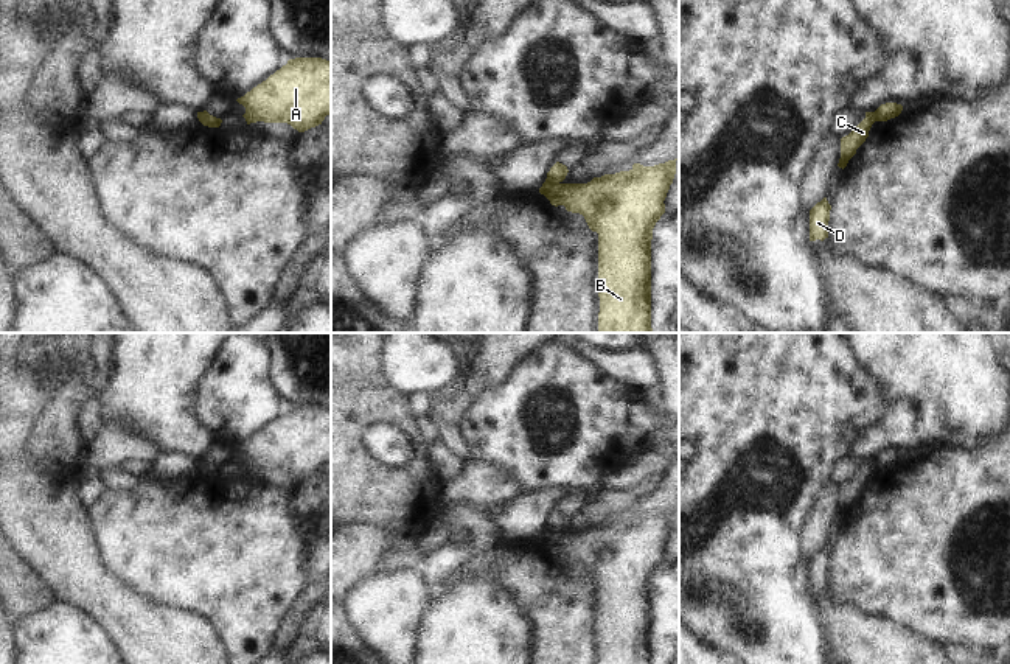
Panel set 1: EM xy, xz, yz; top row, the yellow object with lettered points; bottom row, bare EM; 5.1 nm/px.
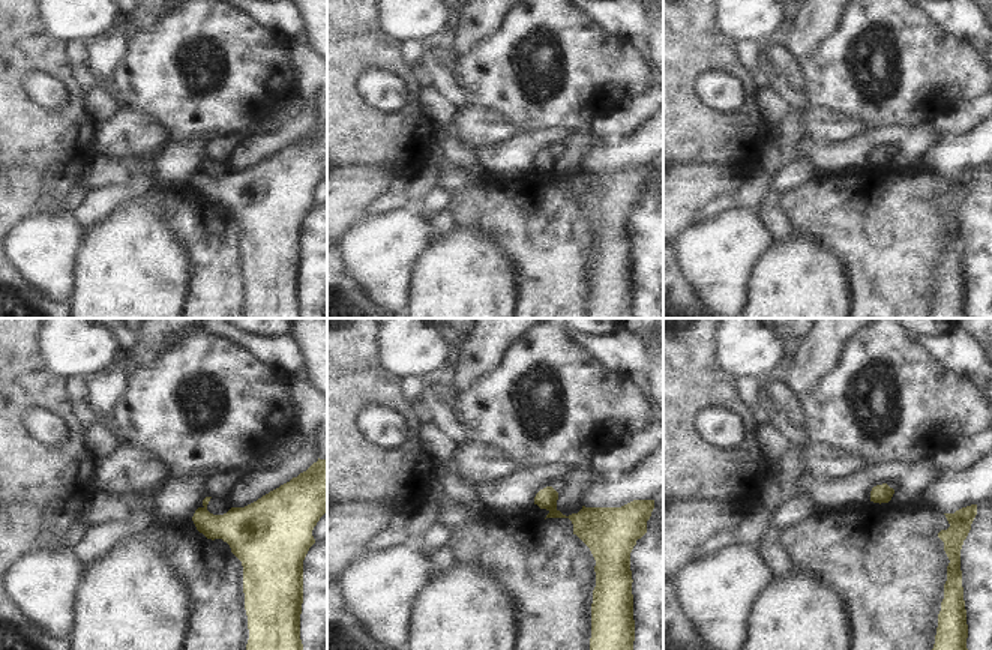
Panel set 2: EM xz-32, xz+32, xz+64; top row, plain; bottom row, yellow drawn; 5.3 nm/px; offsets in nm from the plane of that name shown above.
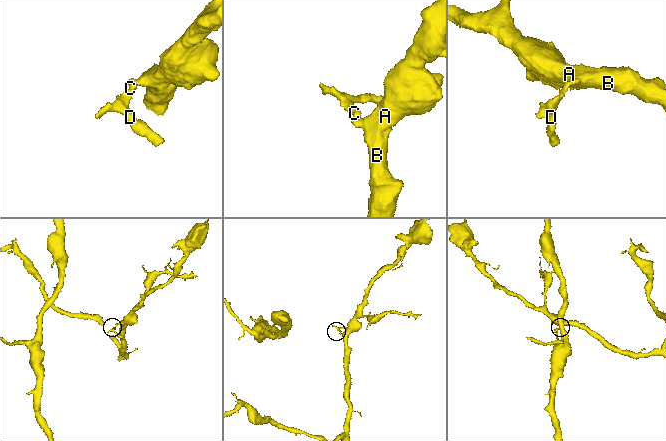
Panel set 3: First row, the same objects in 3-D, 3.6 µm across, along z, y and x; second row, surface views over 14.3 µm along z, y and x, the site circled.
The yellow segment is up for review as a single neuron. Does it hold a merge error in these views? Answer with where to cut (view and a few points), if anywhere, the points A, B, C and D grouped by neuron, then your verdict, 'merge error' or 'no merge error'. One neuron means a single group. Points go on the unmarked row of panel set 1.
cut in xz along (546, 527), (558, 532); A B / C D; merge error

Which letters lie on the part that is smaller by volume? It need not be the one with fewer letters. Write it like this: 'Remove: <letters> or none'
Remove: C, D

